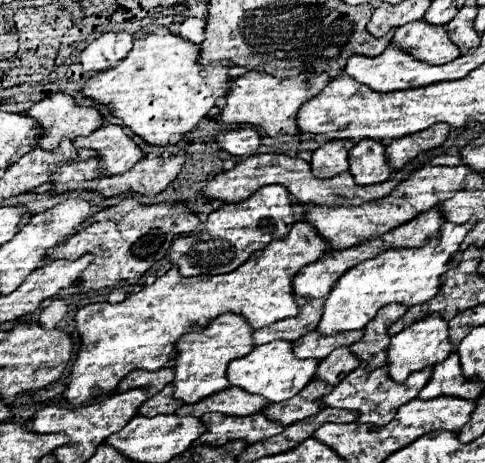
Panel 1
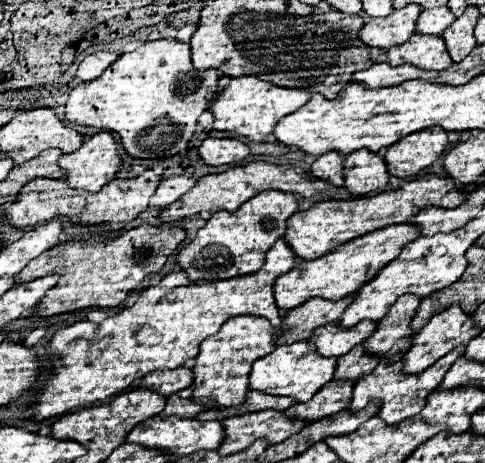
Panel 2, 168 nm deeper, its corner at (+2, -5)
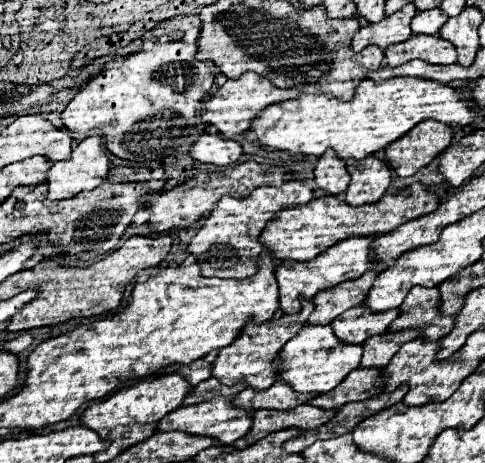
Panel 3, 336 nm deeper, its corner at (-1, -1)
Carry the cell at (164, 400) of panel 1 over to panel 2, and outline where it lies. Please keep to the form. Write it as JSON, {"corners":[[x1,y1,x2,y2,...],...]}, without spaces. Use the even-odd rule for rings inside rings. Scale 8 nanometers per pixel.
{"corners":[[187,387,187,389,171,395,171,397,167,399,165,409,159,413,159,417,163,417,163,419,167,419,167,417,171,417,171,415,175,415,175,417,195,417,197,413,201,413,203,409,207,409,205,405,197,405,197,403,193,403,193,401,189,399,189,397,191,397,191,391,193,391,193,389]]}

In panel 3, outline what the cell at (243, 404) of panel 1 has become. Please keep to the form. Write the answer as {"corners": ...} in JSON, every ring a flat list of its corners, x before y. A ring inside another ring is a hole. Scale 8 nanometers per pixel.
{"corners":[[276,381,270,389,258,391,256,395,248,395,246,389,236,397,236,405,242,409,278,409,278,411,288,411,298,405,308,403,310,399,318,397,318,393,298,393,294,391,288,383]]}

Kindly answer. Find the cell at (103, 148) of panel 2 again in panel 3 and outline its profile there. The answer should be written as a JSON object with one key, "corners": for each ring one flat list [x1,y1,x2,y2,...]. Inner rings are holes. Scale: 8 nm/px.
{"corners":[[94,135,94,137,88,137,88,139,80,141,80,143,76,143,74,149,72,149,70,159,58,161,56,165,50,167,50,171,48,171,48,175,46,175,48,197,46,197,44,205,50,205,50,203,60,201,60,199,76,197,76,193,80,193,80,191,96,189,102,181,106,181,108,169,110,169,110,163,108,163,108,157,106,157,104,145,102,145,102,137,96,137,96,135]]}

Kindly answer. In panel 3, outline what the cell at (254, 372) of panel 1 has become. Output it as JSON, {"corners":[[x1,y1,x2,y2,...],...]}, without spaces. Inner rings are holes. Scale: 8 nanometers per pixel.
{"corners":[[306,325,300,329,296,337,292,337,284,349,278,353,276,365,280,367,278,377,282,381,288,381,292,389,300,393,328,393,336,385,342,383,342,379,360,367,362,359,362,345,352,345,340,341,334,333,332,327,326,325]]}

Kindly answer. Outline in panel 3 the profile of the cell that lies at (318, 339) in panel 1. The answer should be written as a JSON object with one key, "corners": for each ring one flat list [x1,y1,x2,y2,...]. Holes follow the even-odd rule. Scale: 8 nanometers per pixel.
{"corners":[[360,305,336,317,336,321,332,321,330,327,346,343,364,343,372,335,386,333,398,315,400,315,400,309,372,313,366,305]]}

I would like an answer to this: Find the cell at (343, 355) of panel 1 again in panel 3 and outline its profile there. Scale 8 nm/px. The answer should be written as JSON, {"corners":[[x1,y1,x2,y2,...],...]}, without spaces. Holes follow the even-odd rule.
{"corners":[[388,333,388,337,372,337,364,343,364,357,360,367,386,367,400,349,400,333]]}

